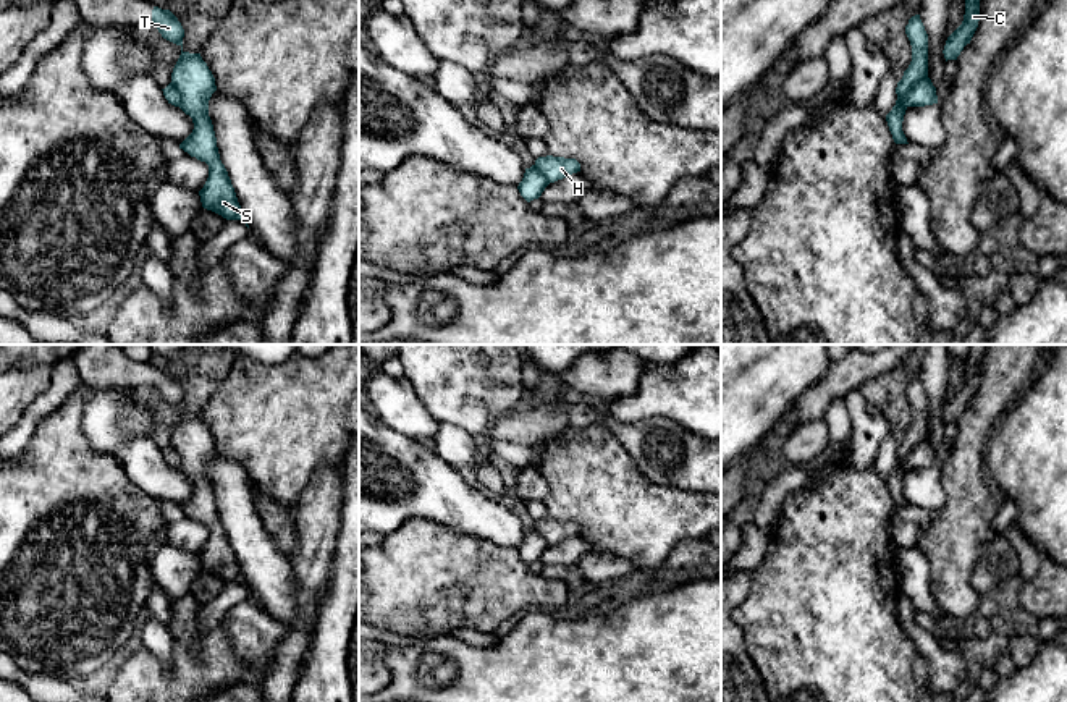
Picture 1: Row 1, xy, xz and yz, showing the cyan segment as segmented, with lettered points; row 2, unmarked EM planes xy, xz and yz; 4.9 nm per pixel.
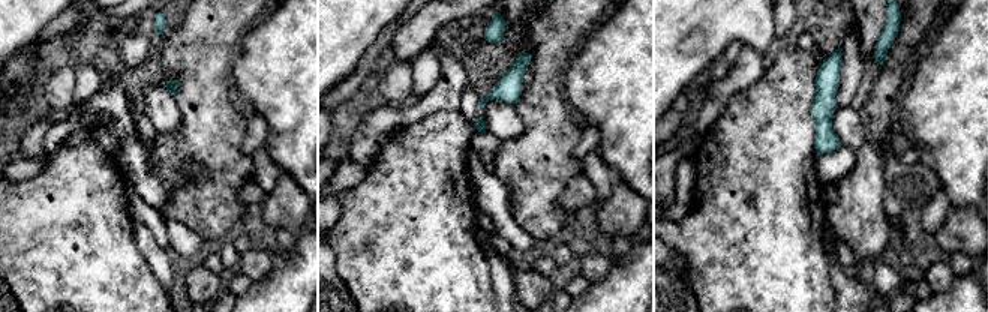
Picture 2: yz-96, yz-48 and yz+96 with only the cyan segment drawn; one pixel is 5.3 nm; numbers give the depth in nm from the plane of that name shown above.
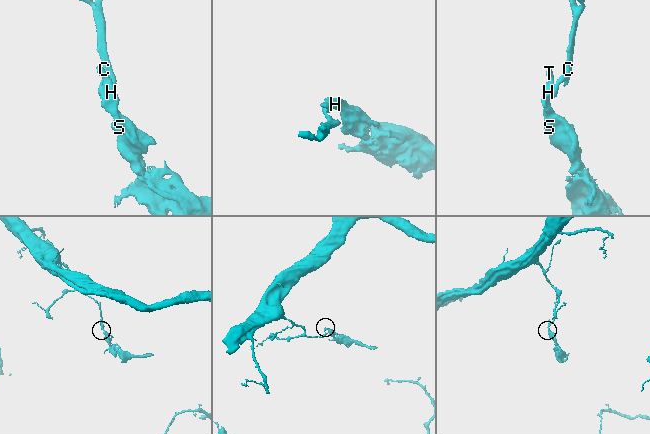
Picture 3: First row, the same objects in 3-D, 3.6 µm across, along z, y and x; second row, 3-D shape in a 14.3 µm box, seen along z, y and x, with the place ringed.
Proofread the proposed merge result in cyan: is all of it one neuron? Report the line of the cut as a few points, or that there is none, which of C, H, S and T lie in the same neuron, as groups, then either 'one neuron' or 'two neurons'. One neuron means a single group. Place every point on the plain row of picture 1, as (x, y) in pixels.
cut yz (927, 437), (902, 463), (906, 469); groups C / H S T; two neurons

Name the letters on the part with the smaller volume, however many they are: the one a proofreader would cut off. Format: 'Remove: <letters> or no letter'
Remove: H, S, T

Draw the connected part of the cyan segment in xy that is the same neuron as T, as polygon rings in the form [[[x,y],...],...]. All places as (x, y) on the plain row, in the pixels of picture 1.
[[[154,369],[152,385],[163,401],[181,409],[181,417],[171,435],[171,446],[181,458],[179,471],[192,480],[192,495],[179,511],[209,527],[209,540],[199,553],[202,569],[226,582],[241,582],[247,590],[234,550],[220,522],[217,500],[209,479],[209,463],[217,453],[215,440],[200,416],[183,412],[184,391],[170,372]]]

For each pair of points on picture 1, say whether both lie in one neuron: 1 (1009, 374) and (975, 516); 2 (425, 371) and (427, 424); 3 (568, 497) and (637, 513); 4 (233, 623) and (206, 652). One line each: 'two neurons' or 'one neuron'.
1: one neuron
2: two neurons
3: one neuron
4: two neurons

